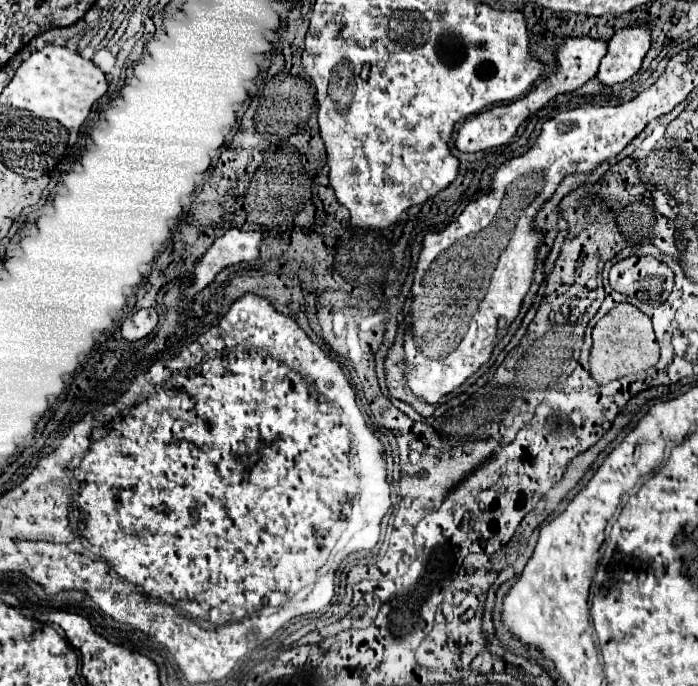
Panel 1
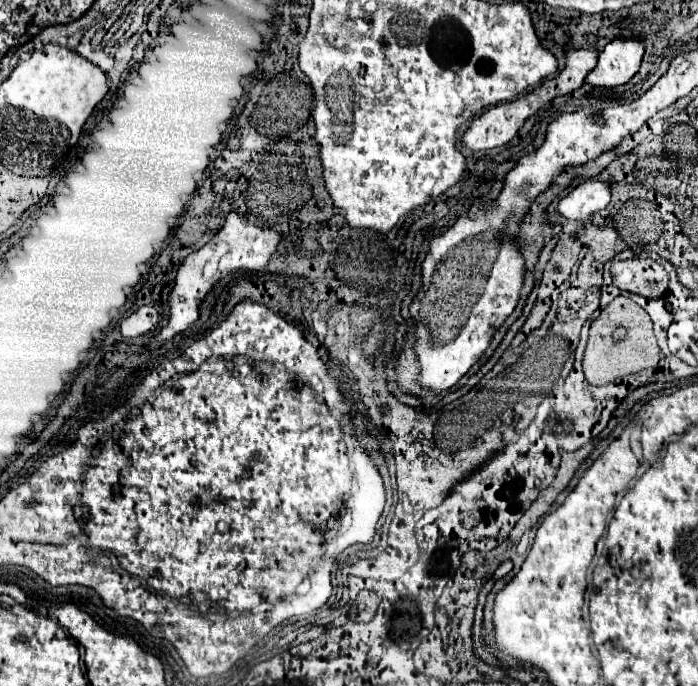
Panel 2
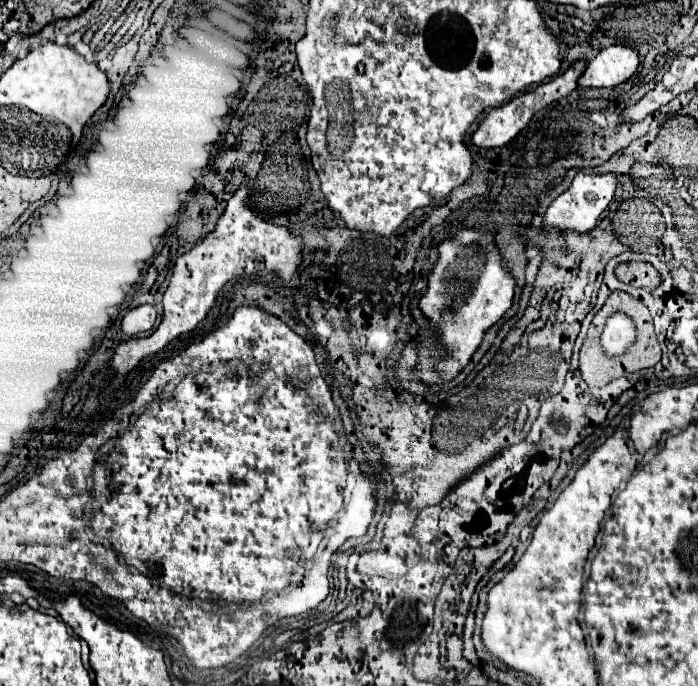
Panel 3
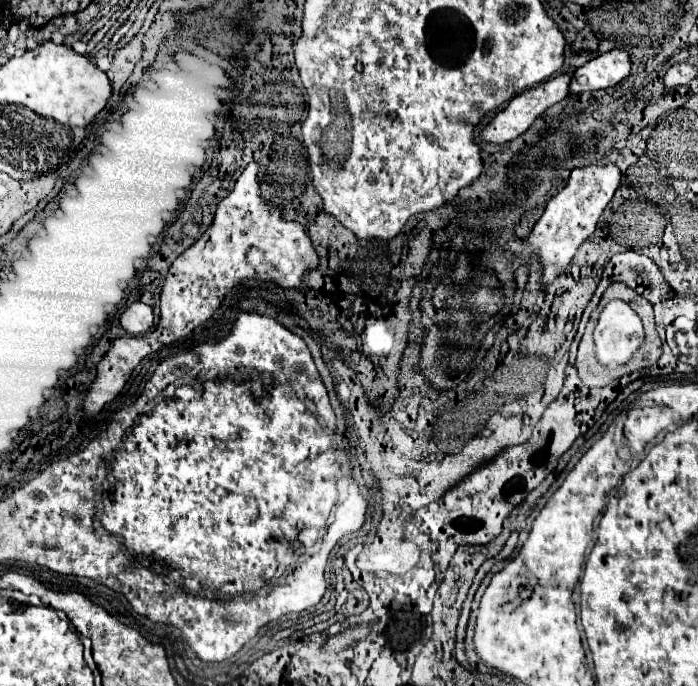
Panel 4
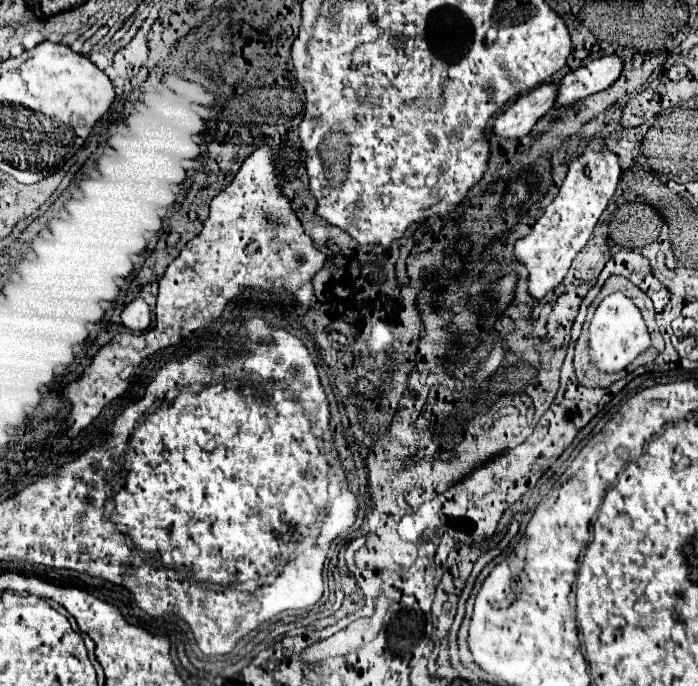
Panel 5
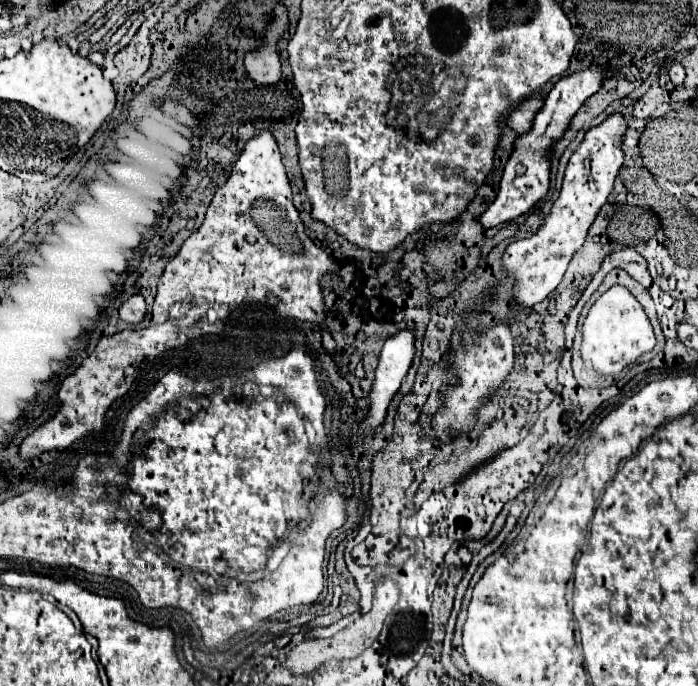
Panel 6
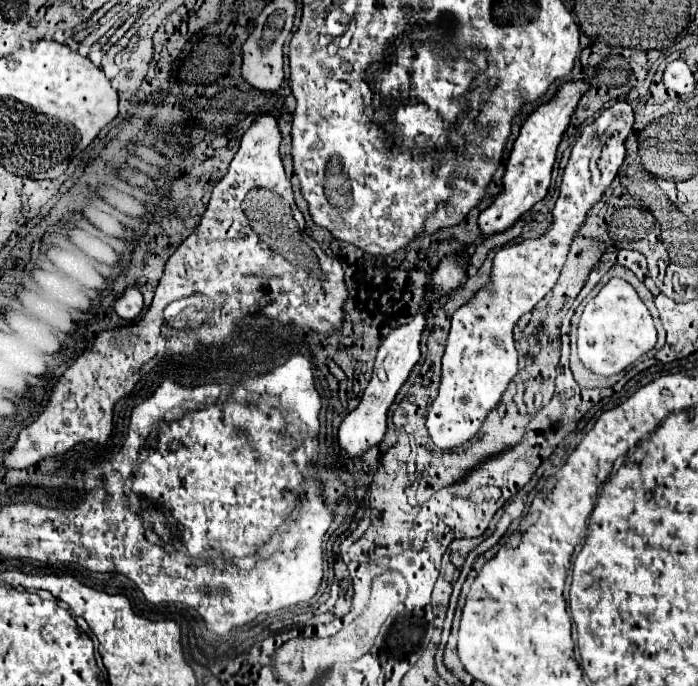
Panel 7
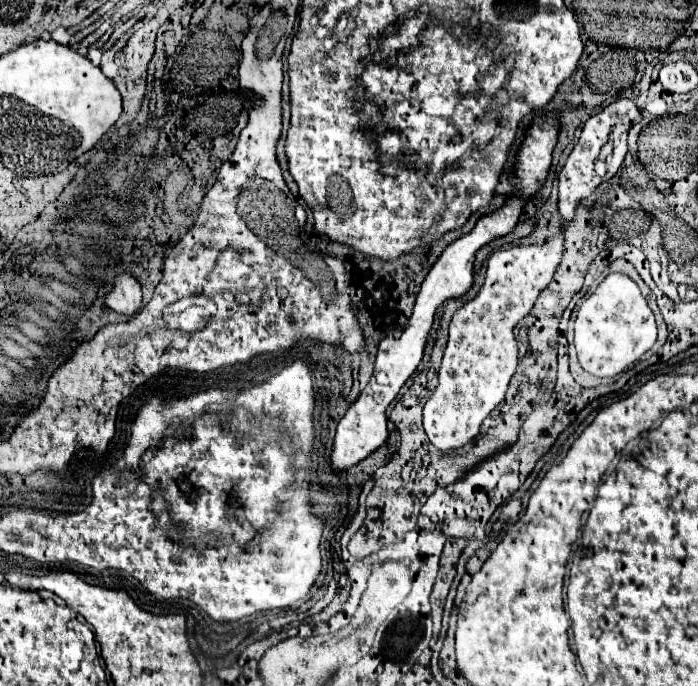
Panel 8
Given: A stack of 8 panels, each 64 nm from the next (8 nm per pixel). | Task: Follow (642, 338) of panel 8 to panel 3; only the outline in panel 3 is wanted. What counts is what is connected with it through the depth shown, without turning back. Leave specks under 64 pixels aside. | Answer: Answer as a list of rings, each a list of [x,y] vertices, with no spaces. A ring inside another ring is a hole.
[[[612,314],[606,320],[604,332],[602,332],[602,344],[608,356],[620,356],[620,352],[624,352],[628,344],[632,344],[632,338],[636,338],[636,328],[632,320],[628,320],[622,314]]]

